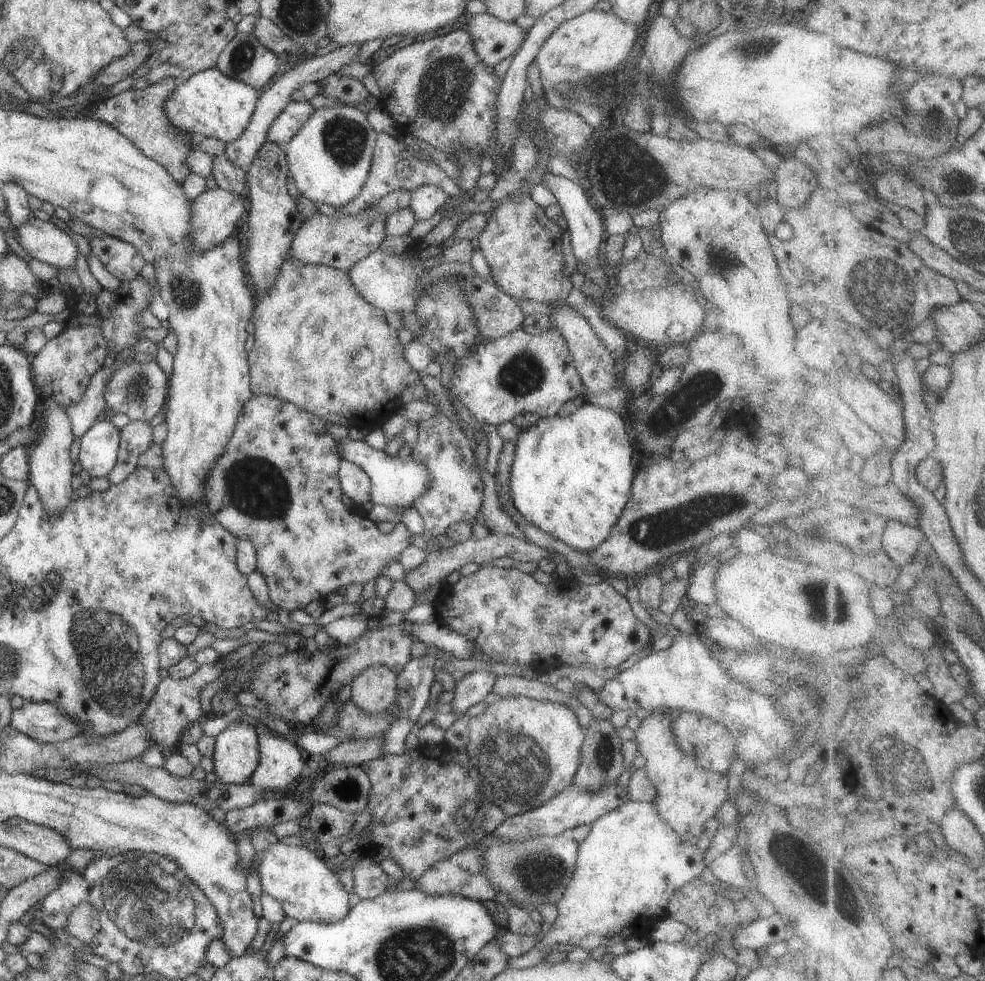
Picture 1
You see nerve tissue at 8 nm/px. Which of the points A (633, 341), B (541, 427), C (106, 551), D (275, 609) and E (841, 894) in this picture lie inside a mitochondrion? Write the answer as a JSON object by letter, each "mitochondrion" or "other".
{"A":"other","B":"other","C":"other","D":"other","E":"mitochondrion"}

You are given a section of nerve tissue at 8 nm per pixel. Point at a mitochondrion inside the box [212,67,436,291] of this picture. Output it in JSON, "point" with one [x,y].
{"point":[344,139]}

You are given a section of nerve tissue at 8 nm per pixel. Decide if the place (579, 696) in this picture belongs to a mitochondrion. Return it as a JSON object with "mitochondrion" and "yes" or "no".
{"mitochondrion":"no"}

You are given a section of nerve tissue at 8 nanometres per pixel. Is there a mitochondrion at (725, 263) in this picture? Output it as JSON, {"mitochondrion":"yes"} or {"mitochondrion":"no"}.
{"mitochondrion":"yes"}

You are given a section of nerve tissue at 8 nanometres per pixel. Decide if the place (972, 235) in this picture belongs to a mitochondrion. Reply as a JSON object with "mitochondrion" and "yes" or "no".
{"mitochondrion":"yes"}

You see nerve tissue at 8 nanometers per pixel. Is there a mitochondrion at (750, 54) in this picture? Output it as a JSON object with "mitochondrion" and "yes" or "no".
{"mitochondrion":"yes"}

